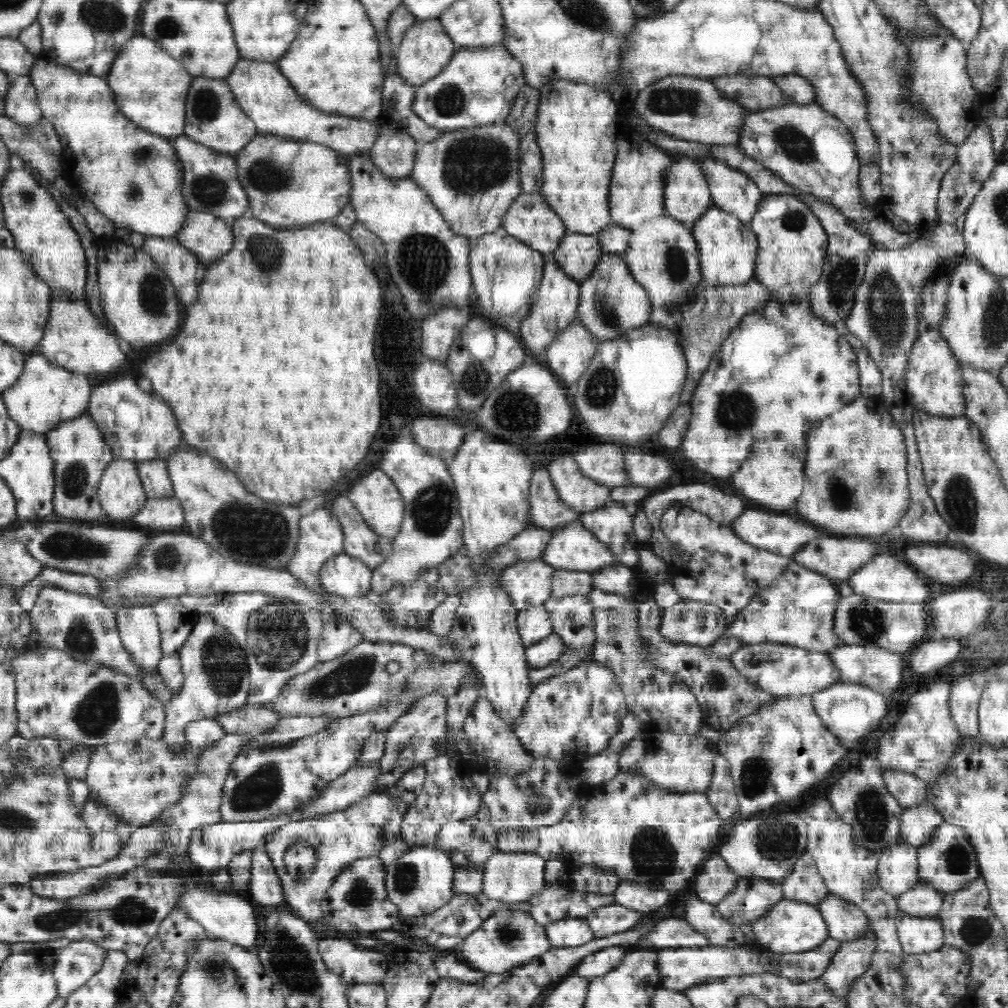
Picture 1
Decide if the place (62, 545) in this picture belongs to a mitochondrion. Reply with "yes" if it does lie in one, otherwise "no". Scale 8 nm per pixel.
yes

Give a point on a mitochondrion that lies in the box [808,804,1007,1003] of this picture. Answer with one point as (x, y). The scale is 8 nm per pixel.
(973, 930)

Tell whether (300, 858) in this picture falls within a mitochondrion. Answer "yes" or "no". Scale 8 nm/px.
yes

